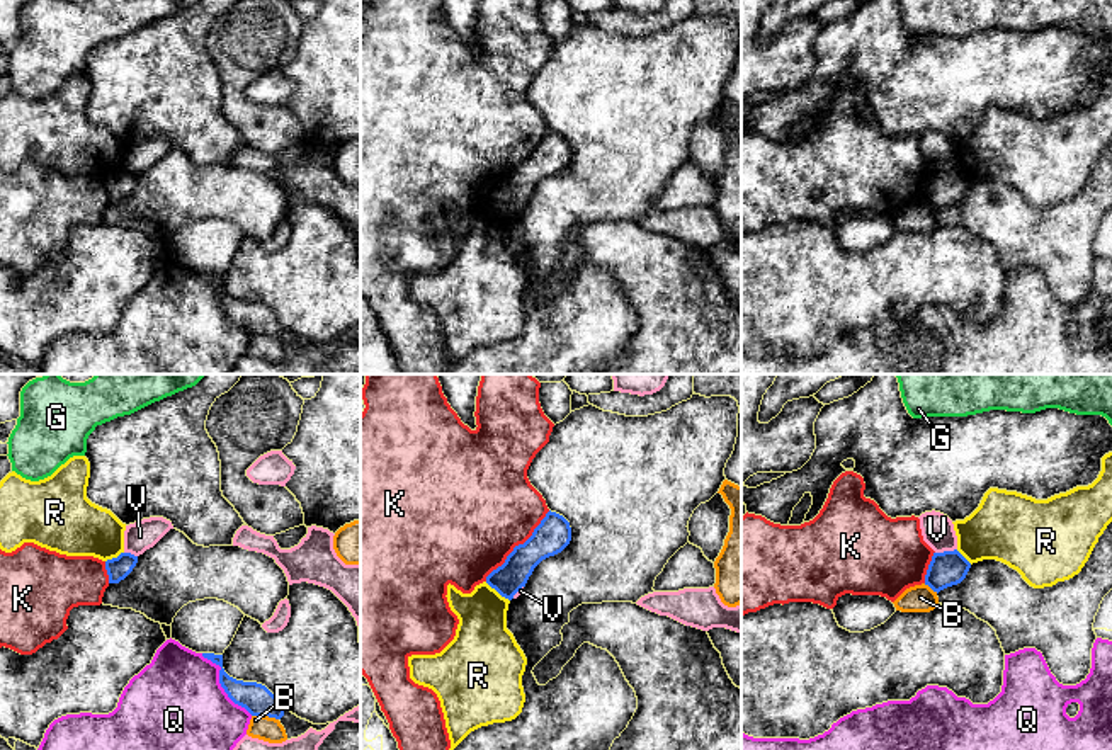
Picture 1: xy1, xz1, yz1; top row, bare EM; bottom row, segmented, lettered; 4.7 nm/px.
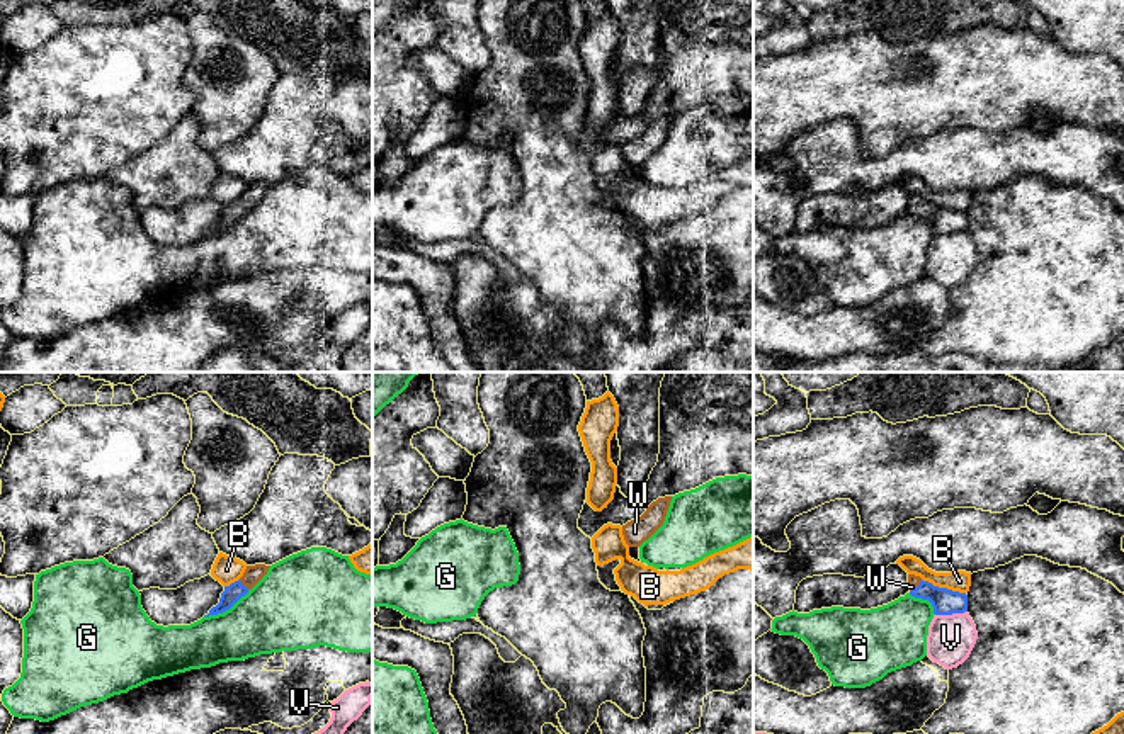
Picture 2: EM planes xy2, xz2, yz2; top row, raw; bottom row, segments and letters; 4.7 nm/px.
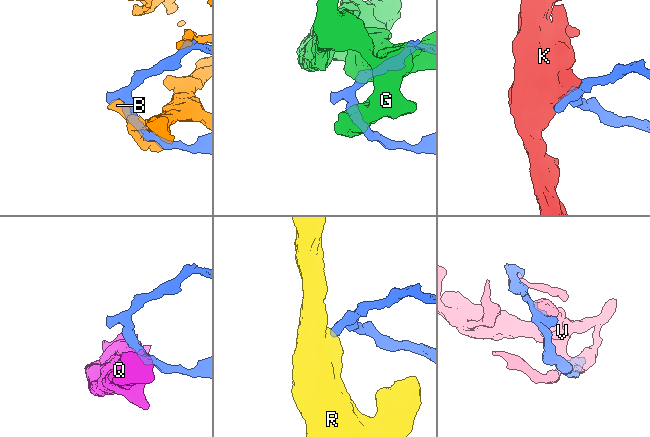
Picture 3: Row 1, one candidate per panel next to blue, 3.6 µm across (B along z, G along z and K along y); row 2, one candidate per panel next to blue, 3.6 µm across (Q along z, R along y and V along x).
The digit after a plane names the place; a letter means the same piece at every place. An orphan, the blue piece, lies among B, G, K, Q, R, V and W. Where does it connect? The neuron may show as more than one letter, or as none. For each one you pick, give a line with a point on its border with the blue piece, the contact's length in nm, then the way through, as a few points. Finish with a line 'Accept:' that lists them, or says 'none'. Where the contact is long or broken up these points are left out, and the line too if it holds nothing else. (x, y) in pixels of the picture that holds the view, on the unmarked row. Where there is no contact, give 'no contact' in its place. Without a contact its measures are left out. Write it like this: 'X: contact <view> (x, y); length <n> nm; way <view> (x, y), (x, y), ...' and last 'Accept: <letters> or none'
W: contact xy2 (242, 204); length 70 nm; way xy2 (232, 213), (242, 204), (252, 194)
Accept: W

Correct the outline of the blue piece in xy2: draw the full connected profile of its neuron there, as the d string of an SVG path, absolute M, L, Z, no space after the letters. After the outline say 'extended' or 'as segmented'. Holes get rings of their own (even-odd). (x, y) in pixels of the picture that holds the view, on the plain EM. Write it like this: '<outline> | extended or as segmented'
M255 184L247 185L243 195L231 202L230 206L224 206L224 211L221 212L219 223L209 229L207 234L218 234L226 229L230 229L241 216L245 216L269 190L270 185L265 184Z | extended

